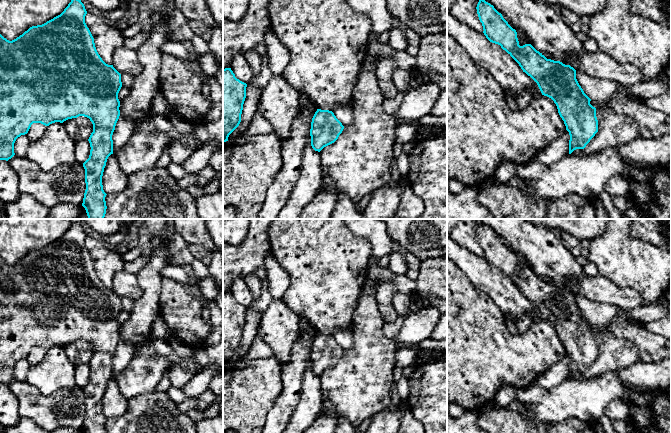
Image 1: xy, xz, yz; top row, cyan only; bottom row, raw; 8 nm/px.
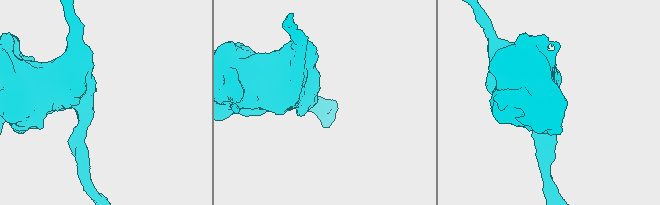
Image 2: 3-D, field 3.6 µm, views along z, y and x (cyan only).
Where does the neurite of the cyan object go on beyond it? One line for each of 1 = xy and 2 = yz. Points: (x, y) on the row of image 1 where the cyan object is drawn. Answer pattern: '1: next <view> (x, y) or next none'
1: next none
2: next none

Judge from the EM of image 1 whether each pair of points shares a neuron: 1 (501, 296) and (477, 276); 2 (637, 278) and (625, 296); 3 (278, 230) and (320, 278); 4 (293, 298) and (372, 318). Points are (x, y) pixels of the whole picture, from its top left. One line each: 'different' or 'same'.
1: same
2: different
3: same
4: different

